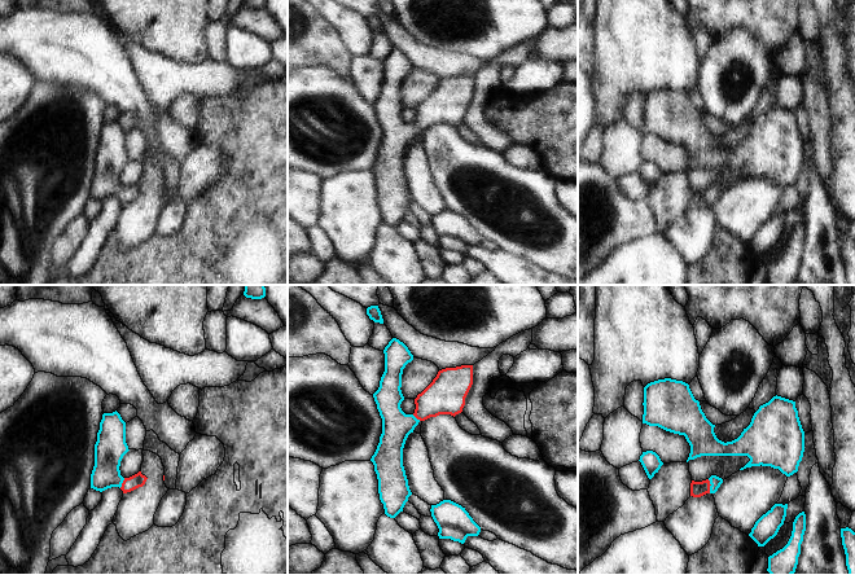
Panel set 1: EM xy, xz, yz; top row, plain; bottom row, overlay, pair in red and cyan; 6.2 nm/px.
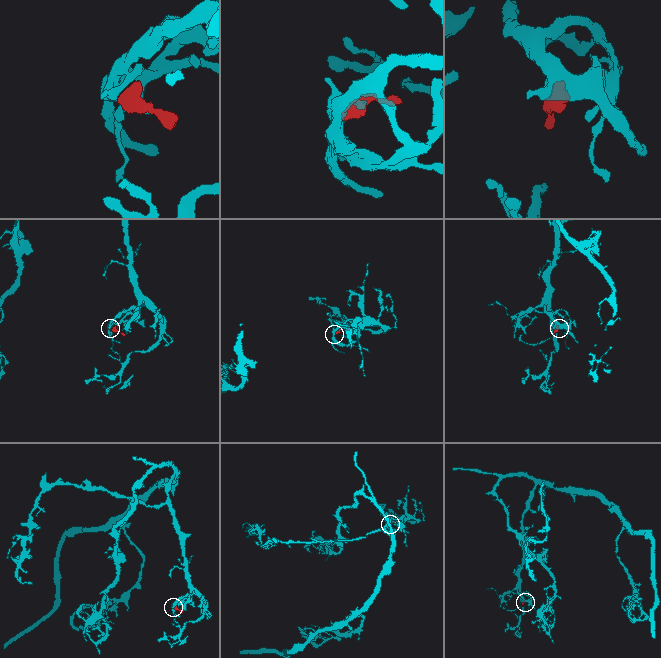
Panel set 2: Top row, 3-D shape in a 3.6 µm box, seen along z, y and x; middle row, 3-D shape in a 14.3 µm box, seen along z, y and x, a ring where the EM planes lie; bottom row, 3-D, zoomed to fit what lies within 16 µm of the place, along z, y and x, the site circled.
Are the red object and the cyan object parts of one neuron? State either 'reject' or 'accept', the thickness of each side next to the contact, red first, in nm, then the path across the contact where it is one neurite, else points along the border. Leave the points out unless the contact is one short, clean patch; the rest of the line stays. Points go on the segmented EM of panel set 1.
accept; calibres 100 and 70 nm; way yz (697, 488), (710, 484), (715, 482)

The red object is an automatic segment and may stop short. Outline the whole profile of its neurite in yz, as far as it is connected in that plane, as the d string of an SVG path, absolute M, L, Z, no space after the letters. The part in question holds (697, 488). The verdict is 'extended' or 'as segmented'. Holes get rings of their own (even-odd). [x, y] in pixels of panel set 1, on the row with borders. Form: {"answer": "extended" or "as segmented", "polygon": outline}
{"answer": "extended", "polygon": "M711 475L709 479L702 482L692 480L690 496L701 497L706 493L715 493L722 483L723 483L723 479L716 475Z"}

